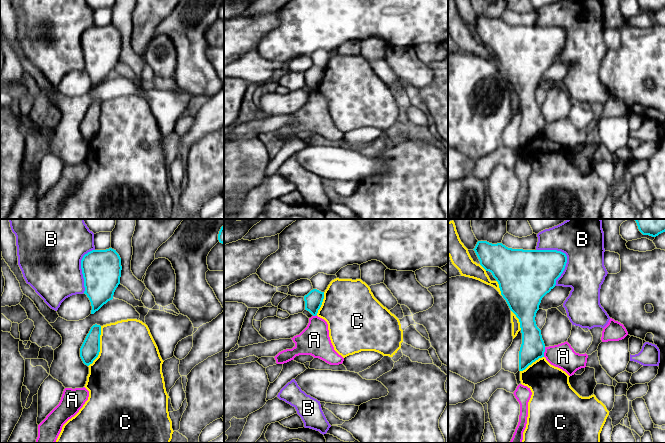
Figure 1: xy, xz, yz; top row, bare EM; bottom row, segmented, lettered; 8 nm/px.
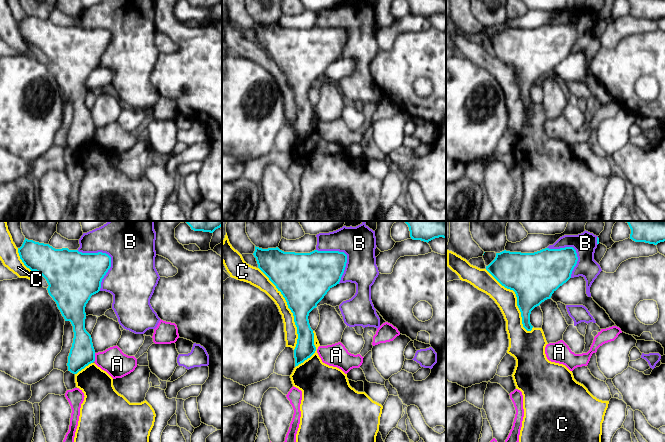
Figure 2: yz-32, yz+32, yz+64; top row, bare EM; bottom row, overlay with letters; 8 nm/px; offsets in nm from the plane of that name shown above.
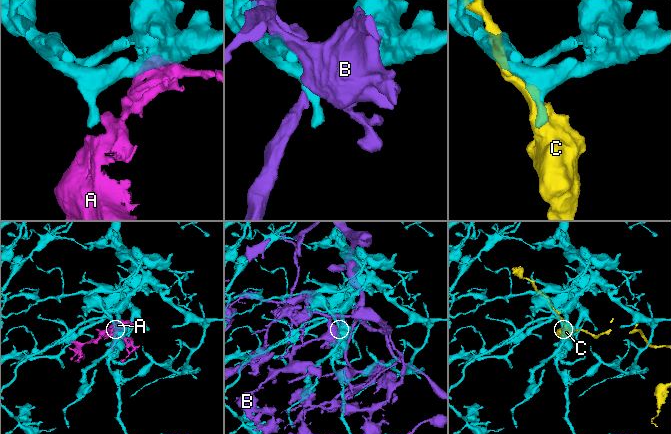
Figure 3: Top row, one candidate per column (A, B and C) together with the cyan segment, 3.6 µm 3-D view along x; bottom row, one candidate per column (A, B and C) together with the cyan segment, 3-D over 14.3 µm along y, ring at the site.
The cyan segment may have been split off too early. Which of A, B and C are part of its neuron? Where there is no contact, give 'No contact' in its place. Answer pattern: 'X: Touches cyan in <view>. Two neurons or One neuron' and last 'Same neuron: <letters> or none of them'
A: Touches cyan in yz. Two neurons
B: Touches cyan in yz. Two neurons
C: Touches cyan in xy. Two neurons
Same neuron: none of them

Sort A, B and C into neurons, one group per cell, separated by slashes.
A B / C

